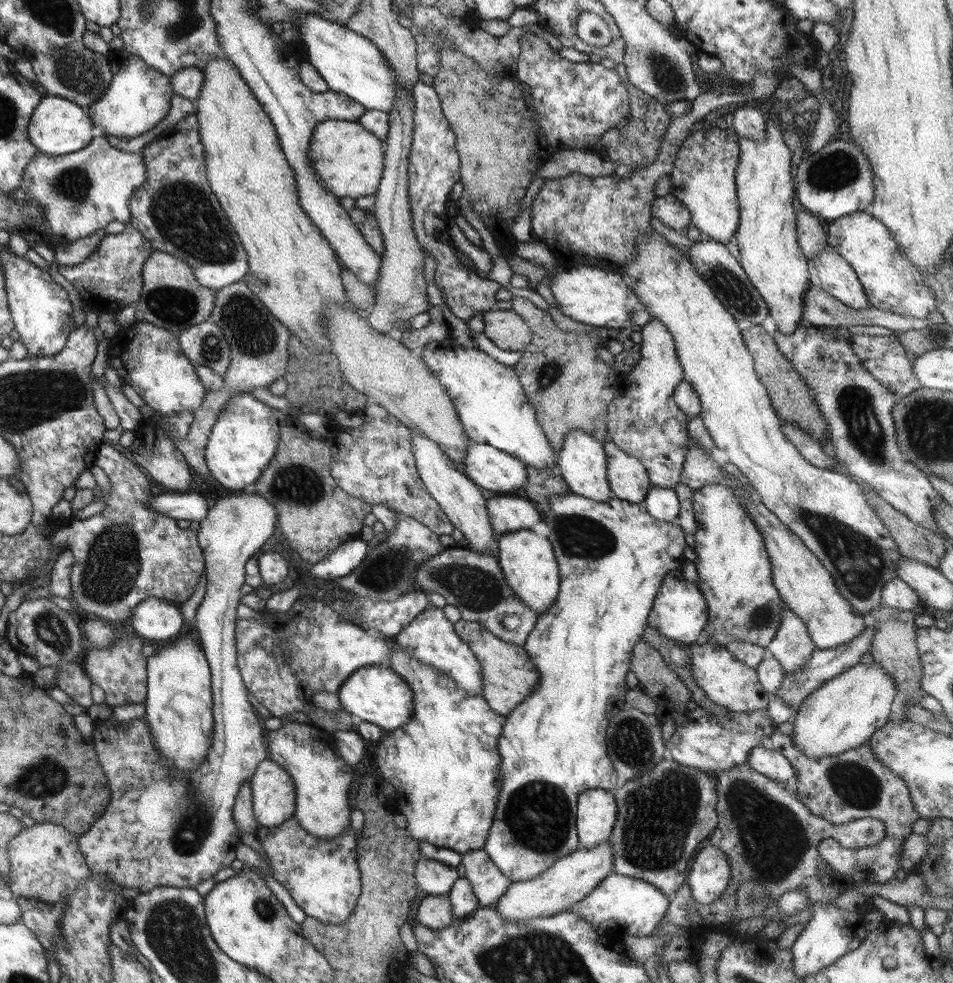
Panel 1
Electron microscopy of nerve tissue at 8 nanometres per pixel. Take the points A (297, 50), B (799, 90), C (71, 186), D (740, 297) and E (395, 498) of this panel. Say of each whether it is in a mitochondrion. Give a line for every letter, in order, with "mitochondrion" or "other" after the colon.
A: other
B: mitochondrion
C: mitochondrion
D: mitochondrion
E: other

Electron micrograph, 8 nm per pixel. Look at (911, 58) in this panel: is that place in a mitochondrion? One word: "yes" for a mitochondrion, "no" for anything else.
no

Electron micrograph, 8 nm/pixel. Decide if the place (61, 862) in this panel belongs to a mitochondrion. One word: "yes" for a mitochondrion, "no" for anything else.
no

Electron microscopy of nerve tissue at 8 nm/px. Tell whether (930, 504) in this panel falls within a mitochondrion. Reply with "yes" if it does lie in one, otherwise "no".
no

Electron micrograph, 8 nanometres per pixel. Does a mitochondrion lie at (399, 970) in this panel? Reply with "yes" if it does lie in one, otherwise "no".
no

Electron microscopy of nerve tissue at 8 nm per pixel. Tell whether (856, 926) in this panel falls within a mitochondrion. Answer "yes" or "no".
no

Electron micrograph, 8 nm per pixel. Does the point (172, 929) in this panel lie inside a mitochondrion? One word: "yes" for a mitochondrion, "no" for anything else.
yes

